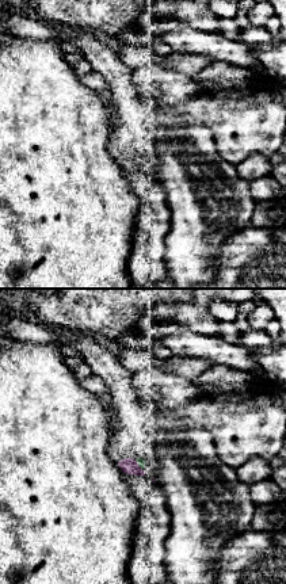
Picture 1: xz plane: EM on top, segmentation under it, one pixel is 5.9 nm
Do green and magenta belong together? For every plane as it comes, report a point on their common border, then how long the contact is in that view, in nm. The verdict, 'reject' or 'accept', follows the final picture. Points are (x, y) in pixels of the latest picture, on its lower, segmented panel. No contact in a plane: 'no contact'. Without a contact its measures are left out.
(138, 465) | 90 nm

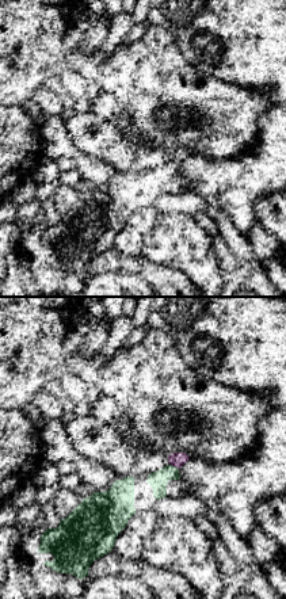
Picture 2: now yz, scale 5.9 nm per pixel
(174, 466) | 70 nm

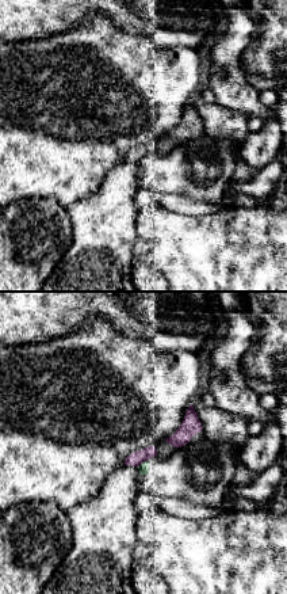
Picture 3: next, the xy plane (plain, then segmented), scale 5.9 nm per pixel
(142, 463) | 70 nm

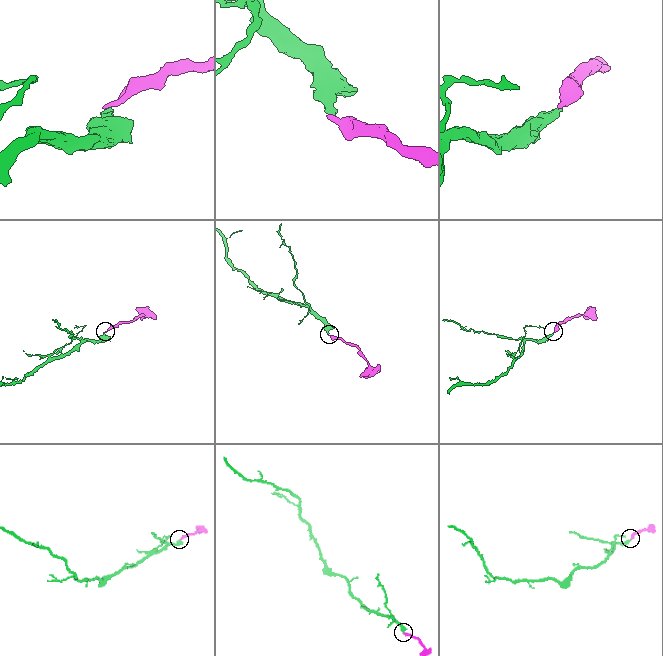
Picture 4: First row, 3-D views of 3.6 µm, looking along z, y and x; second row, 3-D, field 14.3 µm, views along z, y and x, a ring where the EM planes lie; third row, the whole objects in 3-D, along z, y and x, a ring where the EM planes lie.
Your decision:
reject

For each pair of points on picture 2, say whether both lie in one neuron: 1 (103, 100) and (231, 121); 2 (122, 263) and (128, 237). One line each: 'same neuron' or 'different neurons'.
1: different neurons
2: different neurons

